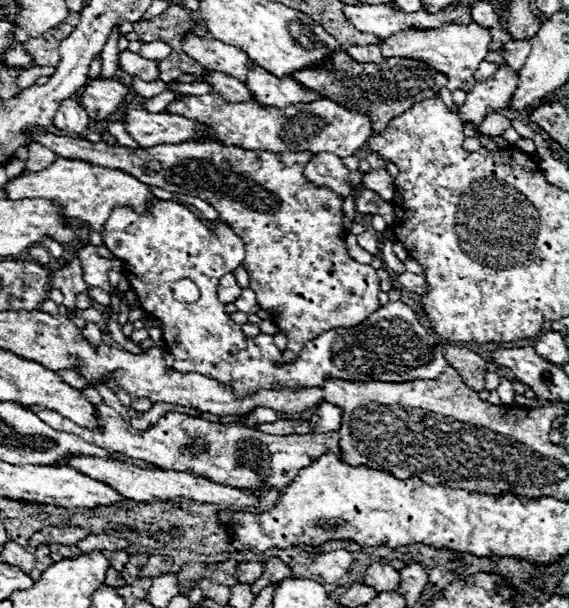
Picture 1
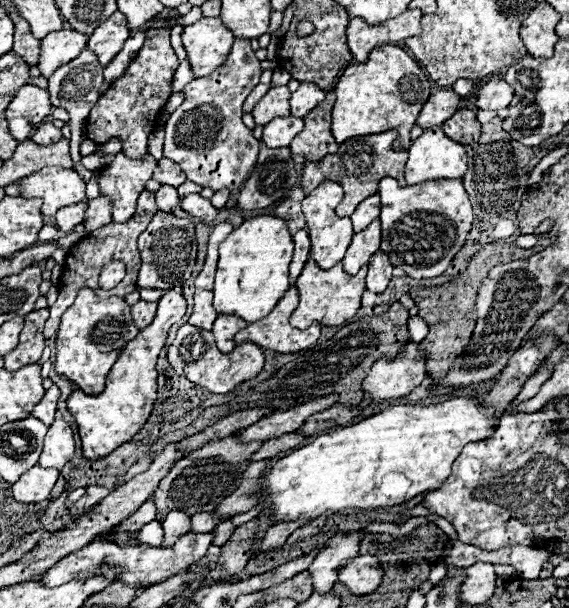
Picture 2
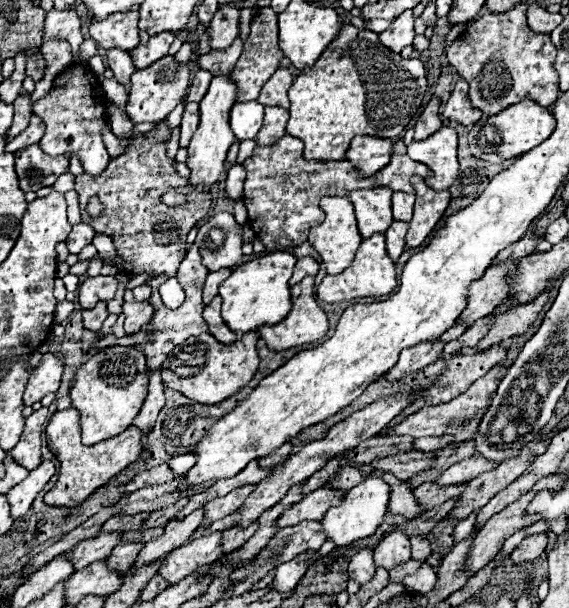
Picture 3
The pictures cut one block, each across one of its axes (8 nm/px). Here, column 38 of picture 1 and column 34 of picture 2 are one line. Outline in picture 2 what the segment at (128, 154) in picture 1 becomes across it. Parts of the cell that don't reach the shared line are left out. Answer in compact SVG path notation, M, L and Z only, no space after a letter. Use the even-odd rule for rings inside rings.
M50 122L48 124L42 124L42 126L38 126L38 130L32 134L32 142L34 144L42 144L42 146L50 146L50 144L54 144L54 142L58 142L62 138L62 132L60 132L60 128L54 128Z

